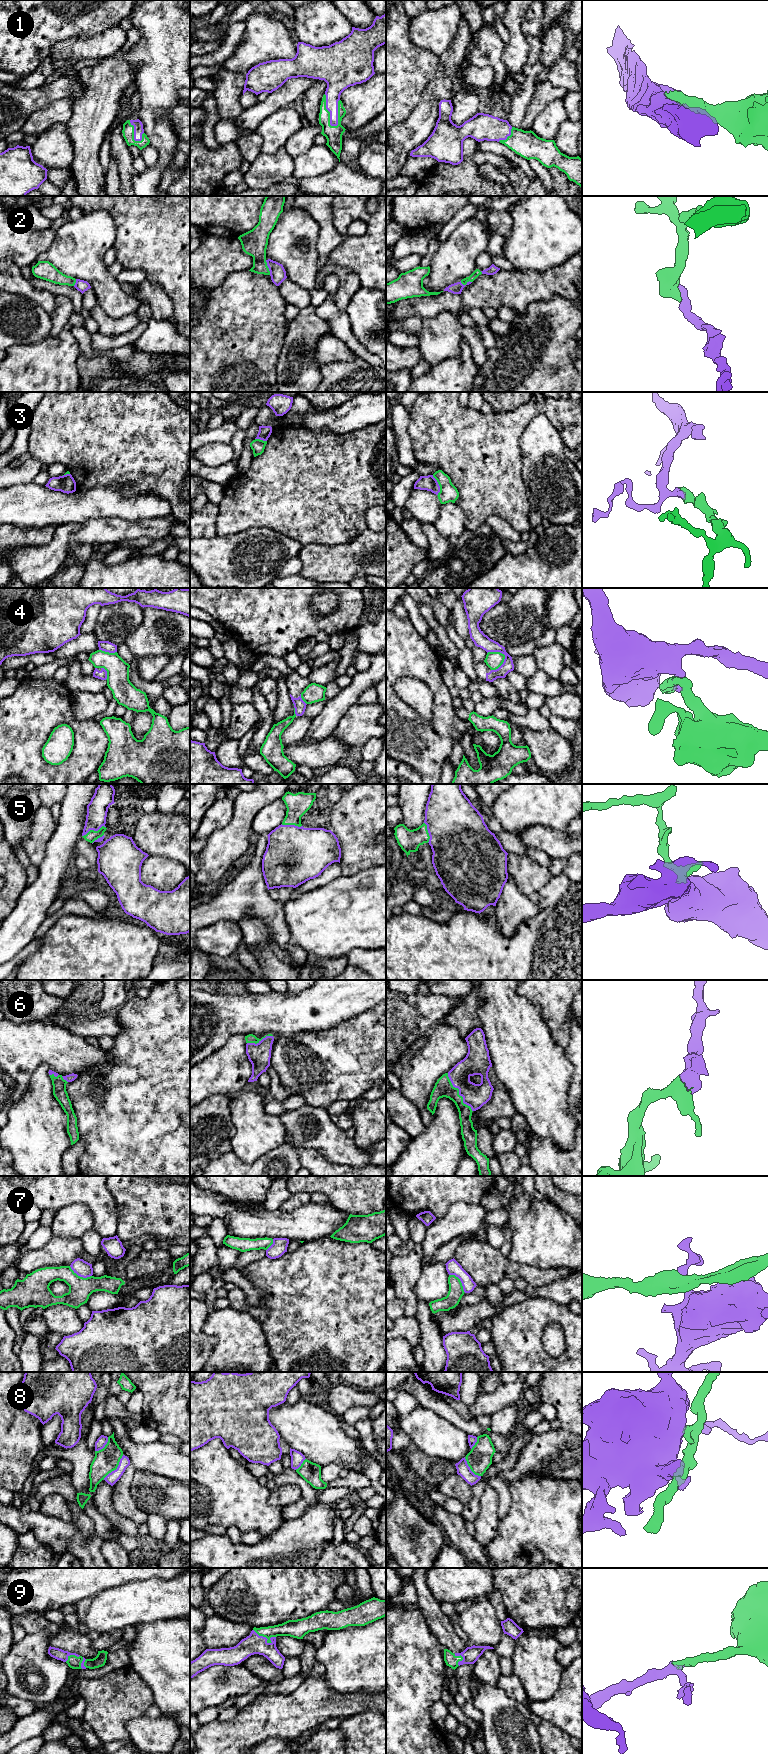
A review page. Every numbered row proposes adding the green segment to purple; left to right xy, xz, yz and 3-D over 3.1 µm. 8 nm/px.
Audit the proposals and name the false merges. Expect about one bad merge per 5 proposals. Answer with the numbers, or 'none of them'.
4, 7, 8

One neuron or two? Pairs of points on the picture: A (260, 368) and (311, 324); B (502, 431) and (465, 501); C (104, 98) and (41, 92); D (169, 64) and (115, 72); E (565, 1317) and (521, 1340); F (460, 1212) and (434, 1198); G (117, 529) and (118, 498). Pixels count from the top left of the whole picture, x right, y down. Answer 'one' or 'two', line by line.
A: two
B: one
C: two
D: two
E: one
F: two
G: two

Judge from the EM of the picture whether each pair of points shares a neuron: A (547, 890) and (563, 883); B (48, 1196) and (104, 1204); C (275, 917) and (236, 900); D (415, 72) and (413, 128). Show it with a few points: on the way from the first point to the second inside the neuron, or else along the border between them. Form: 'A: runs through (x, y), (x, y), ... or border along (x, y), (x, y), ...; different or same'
A: runs through (551, 890), (554, 890), (559, 885); same
B: runs through (62, 1195), (90, 1195); same
C: runs through (265, 907), (254, 900), (246, 900); same
D: border along (425, 87), (418, 105), (406, 119), (397, 124); different

